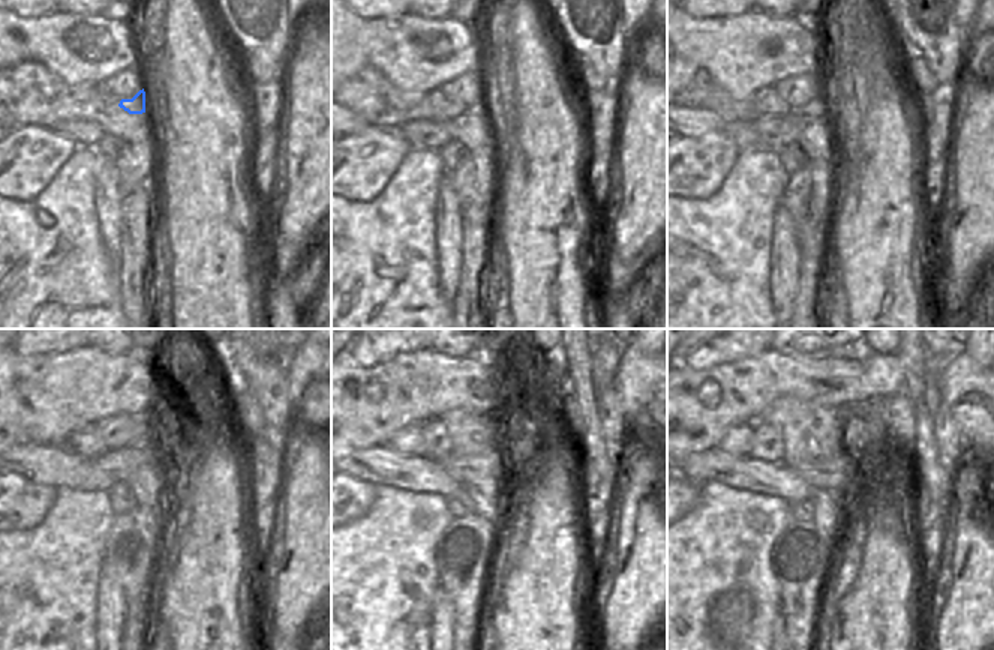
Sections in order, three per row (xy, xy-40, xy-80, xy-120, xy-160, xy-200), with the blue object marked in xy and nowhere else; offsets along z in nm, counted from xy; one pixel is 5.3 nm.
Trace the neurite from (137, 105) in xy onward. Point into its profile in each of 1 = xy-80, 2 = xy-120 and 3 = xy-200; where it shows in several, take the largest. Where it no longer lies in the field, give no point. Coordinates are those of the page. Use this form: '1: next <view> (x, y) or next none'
1: next xy-80 (765, 102)
2: next xy-120 (84, 442)
3: next xy-200 (736, 442)

